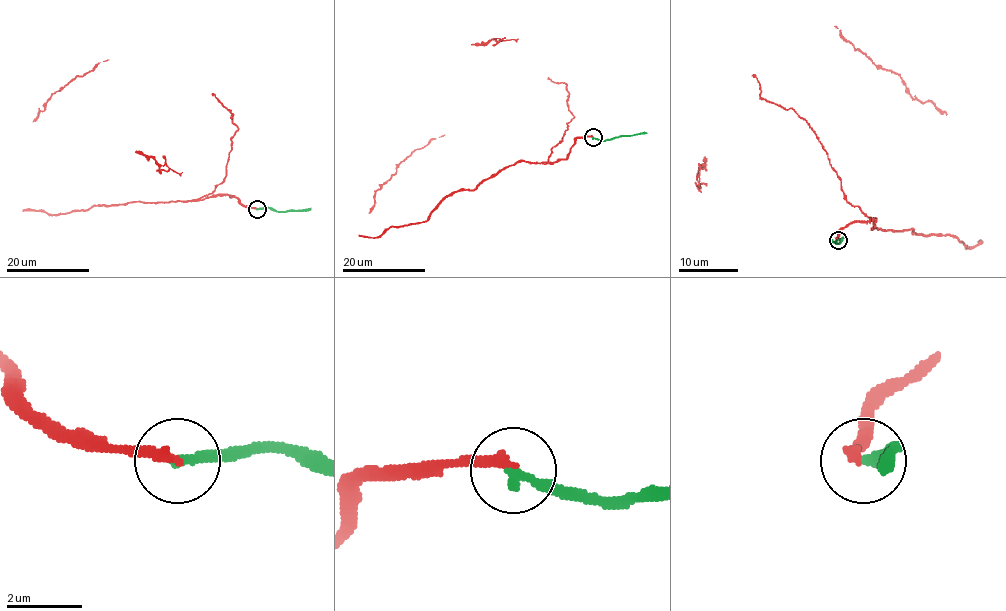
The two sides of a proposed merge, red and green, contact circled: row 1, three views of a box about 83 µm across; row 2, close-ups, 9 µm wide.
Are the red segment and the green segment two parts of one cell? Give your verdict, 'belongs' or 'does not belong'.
belongs

